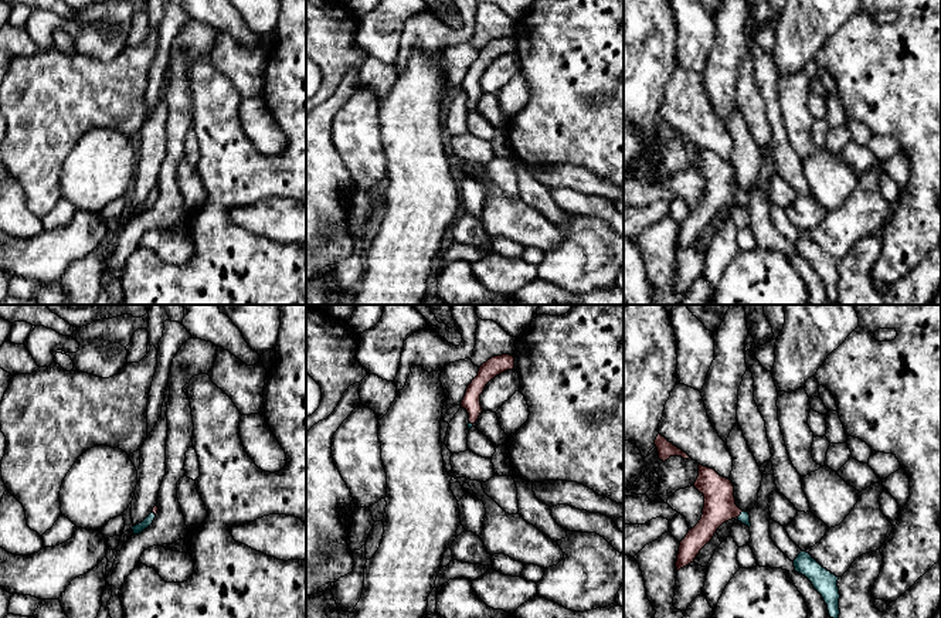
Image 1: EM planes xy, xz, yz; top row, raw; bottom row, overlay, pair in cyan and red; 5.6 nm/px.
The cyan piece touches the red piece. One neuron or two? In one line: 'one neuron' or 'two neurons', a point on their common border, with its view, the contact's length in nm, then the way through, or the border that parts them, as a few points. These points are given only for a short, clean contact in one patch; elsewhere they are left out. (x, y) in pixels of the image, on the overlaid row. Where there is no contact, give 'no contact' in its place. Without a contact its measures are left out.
one neuron; meets cyan in yz at (741, 513); contact 50 nm long; runs through yz (744, 518), (741, 513), (720, 506)

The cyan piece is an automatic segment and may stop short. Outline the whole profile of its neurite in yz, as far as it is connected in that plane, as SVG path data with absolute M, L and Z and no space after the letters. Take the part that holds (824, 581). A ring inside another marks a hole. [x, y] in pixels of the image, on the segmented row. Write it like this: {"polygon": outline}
{"polygon": "M801 551L794 560L795 571L805 575L828 605L829 617L839 618L839 587L835 574L823 568L809 553Z"}

